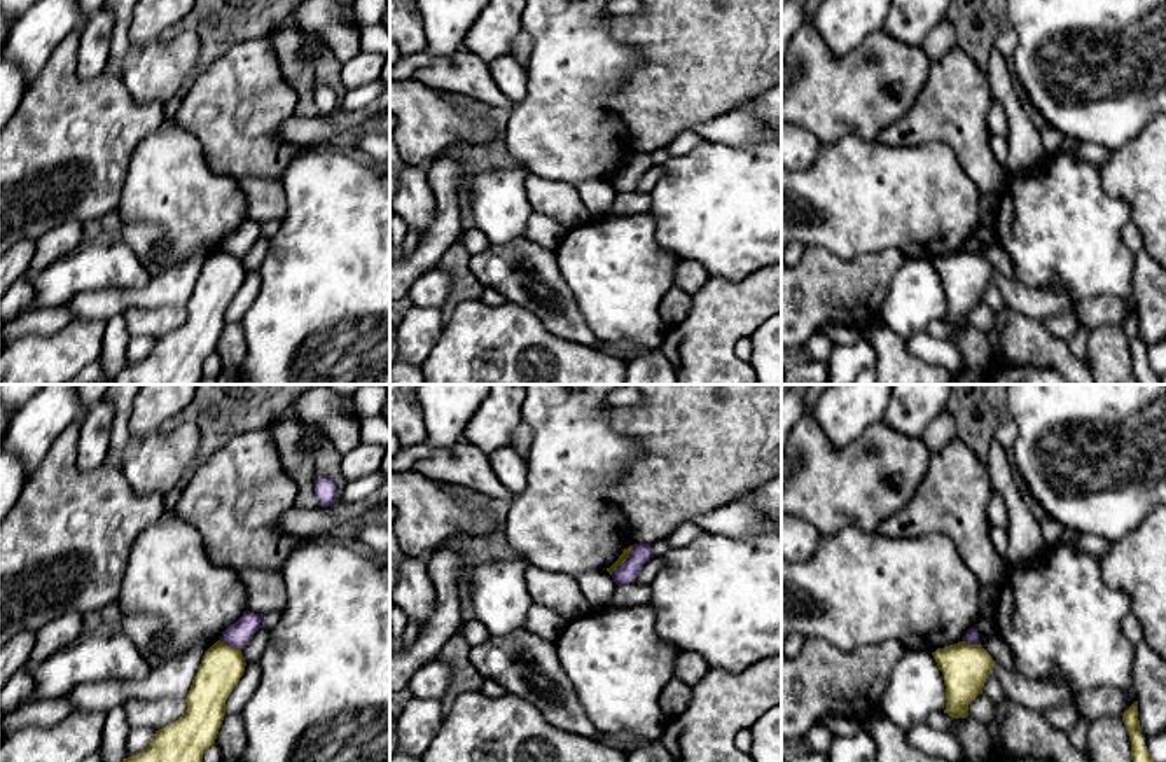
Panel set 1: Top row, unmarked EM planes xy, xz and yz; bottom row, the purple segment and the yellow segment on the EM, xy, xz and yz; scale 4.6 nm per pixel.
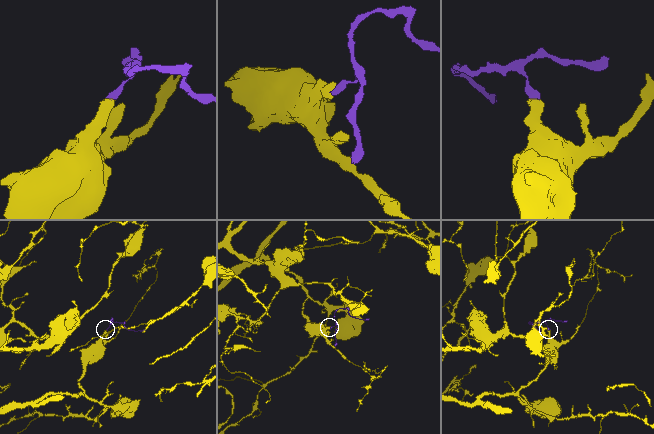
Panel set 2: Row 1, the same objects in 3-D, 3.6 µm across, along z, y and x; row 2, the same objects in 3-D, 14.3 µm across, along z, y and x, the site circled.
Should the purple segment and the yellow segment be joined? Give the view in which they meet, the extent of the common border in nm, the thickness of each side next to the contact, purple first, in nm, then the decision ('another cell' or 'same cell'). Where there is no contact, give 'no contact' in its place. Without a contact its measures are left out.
contact in xz; length 170 nm; calibres 100 and 40 nm; another cell

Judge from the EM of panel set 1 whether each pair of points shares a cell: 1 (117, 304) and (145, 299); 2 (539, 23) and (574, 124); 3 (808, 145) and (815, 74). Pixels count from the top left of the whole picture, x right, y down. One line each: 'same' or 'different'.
1: same
2: same
3: different

